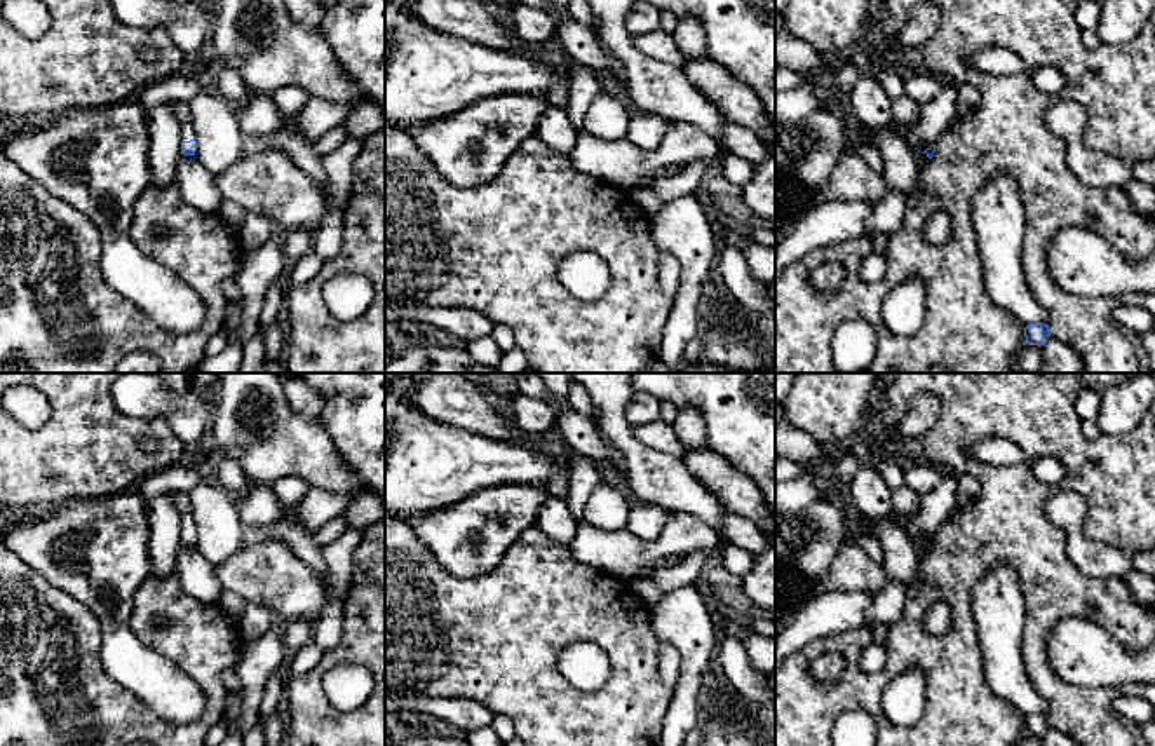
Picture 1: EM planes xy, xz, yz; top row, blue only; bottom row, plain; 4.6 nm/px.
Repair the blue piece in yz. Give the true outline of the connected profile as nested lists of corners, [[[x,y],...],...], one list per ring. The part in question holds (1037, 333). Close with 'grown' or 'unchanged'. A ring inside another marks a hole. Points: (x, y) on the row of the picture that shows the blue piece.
[[[1035,322],[1024,328],[1024,336],[1030,345],[1044,345],[1050,336],[1049,326],[1044,322]]]; unchanged

